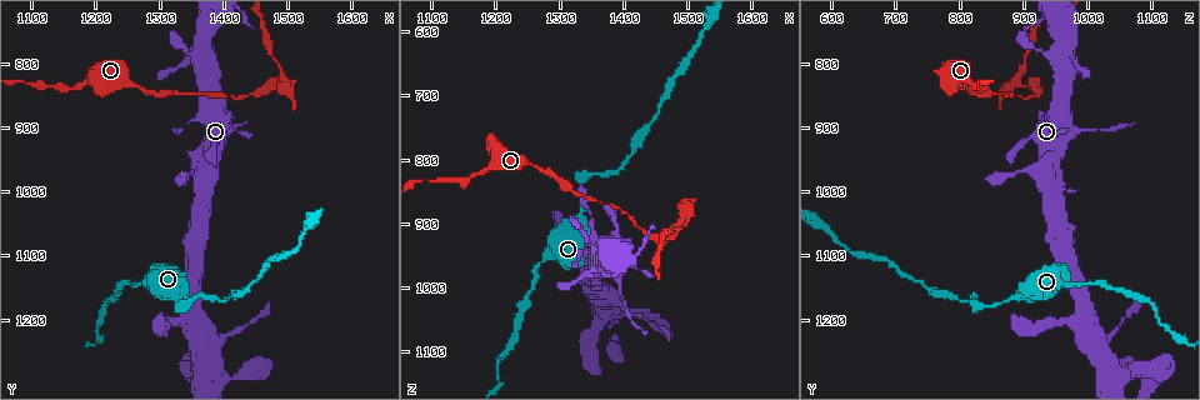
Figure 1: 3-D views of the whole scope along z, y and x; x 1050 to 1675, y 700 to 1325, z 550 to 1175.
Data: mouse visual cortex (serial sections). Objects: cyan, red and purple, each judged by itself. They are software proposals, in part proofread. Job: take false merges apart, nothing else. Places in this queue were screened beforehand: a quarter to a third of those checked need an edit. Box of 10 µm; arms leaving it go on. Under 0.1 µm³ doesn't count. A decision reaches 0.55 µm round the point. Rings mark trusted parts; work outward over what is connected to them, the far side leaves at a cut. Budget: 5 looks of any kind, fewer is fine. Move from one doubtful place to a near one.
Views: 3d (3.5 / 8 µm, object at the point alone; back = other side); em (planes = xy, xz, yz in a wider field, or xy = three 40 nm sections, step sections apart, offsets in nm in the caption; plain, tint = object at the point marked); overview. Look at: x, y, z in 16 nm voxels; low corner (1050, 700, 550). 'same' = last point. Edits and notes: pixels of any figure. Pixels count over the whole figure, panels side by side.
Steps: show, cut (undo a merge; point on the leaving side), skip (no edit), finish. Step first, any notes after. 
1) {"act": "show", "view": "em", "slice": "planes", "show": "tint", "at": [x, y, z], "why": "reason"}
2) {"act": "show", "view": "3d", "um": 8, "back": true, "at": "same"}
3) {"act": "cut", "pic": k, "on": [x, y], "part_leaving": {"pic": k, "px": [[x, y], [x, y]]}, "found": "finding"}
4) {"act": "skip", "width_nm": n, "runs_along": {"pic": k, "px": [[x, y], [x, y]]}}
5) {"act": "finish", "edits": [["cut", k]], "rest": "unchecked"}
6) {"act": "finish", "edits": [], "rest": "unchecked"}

{"act": "show", "view": "3d", "um": 3.5, "at": [1500, 825, 895], "why": "abrupt turn"}

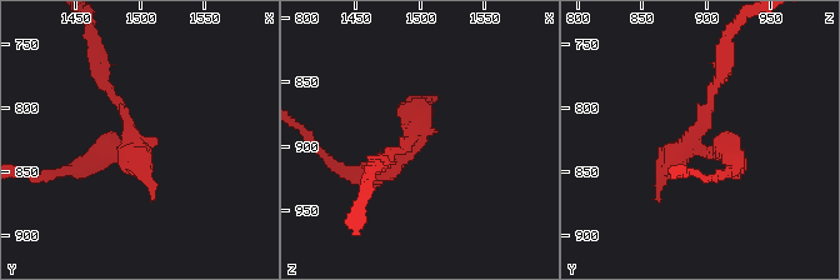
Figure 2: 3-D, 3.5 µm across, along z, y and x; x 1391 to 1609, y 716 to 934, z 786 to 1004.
{"act": "show", "view": "em", "slice": "xy", "step": 1, "show": "tint", "at": [1496, 830, 890]}

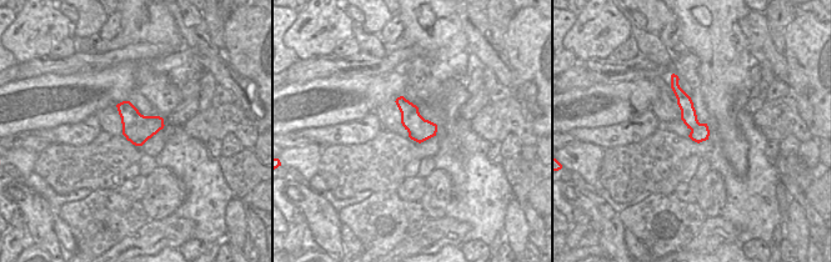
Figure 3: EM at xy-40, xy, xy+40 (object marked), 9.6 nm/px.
{"act": "cut", "pic": 2, "on": [140, 161], "part_leaving": {"pic": 2, "px": [[138, 146], [103, 81], [95, 43]]}, "found": "two cells meet here"}

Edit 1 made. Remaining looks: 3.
{"act": "show", "view": "3d", "um": 3.5, "at": [1335, 1170, 875], "why": "abrupt turn"}

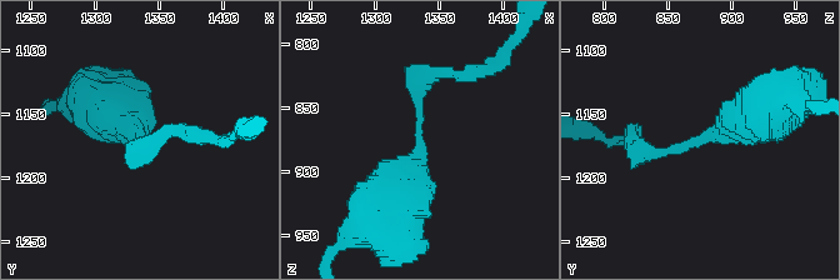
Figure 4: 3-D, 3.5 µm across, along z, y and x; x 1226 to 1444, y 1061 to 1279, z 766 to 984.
{"act": "show", "view": "em", "slice": "xy", "step": 5, "show": "tint", "at": [1332, 1170, 872]}

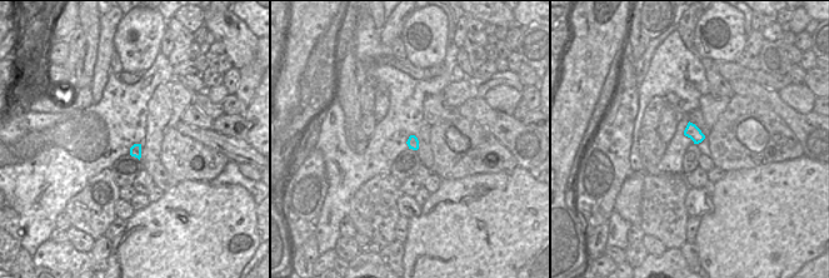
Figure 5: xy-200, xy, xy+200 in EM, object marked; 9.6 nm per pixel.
{"act": "skip", "arm_widths_nm": [250, 600], "runs_along": {"pic": 4, "px": [[395, 209], [418, 160], [418, 84], [440, 70]]}, "found": "all the same cell"}

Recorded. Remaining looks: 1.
{"act": "finish", "edits": [["cut", 2]], "rest": "unchecked"}

